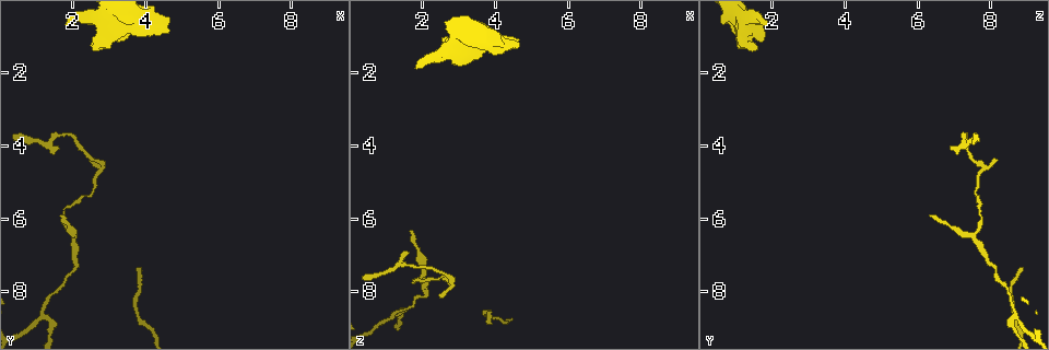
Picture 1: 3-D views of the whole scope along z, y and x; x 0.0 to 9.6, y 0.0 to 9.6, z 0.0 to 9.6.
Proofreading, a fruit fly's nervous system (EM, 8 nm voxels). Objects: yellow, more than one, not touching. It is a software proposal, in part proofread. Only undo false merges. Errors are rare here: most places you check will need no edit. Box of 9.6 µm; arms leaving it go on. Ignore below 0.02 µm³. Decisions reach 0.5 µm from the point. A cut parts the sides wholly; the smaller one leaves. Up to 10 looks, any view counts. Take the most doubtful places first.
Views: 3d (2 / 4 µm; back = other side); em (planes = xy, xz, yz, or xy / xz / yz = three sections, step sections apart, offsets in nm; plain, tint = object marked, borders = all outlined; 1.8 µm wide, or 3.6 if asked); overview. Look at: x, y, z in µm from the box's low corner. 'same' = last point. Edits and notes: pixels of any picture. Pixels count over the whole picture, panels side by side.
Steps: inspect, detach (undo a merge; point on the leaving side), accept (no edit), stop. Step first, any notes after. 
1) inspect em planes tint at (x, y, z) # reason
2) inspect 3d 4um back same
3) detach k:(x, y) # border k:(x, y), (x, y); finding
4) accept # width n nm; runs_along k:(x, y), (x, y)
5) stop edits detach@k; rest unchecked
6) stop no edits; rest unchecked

inspect em xz step 8 tint at (2.85, 4.55, 7.80) # sharp bend

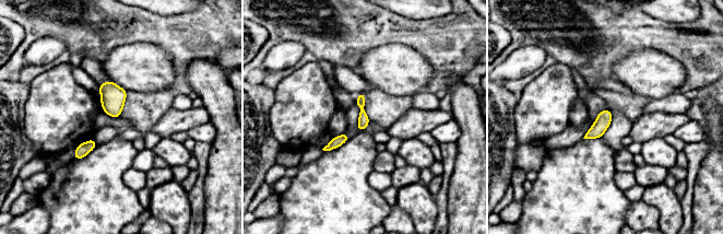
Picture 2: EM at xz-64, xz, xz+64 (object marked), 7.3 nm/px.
inspect em planes tint same # cut it another way

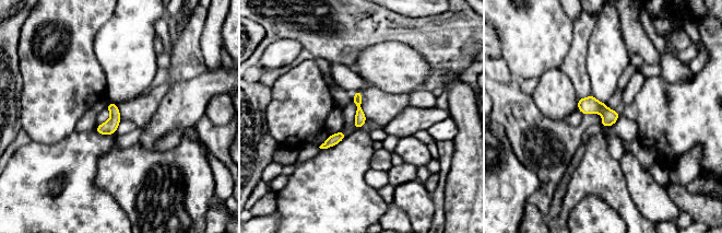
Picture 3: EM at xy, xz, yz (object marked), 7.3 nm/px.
accept # runs_along 3:(358, 92), (357, 126); one neuron here

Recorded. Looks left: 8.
inspect 3d 4um at (4.15, 0.65, 1.15) # thick turns thin

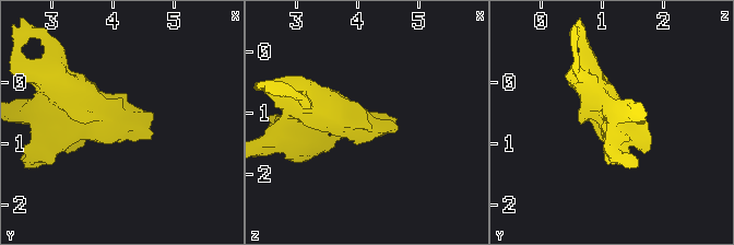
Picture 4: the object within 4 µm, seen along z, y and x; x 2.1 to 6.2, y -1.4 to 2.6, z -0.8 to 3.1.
inspect em 3.6um xz step 16 tint at (4.20, 0.65, 1.15)

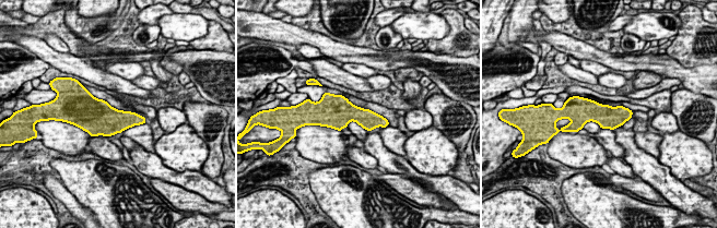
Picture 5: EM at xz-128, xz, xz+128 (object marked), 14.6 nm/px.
inspect em 3.6um planes tint same

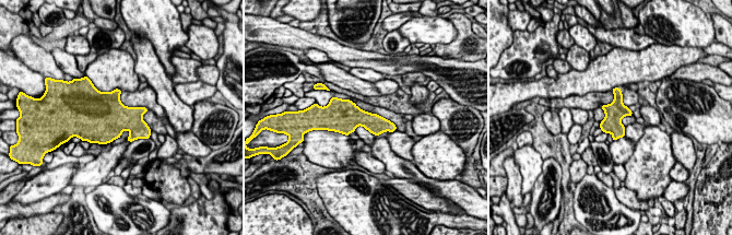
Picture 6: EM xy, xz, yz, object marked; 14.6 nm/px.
accept # one neuron here

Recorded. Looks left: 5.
inspect 3d 2um at (2.10, 6.45, 7.45) # sharp bend

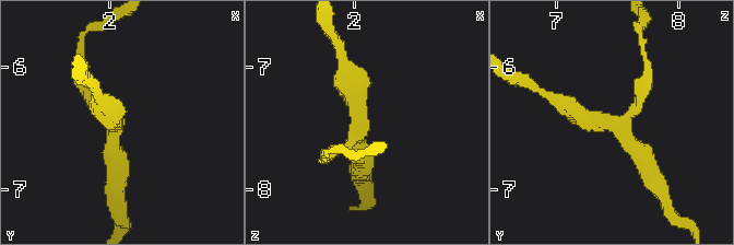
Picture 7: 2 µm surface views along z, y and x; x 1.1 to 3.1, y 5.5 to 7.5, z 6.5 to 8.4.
inspect em 3.6um planes tint at (2.06, 6.44, 7.50)

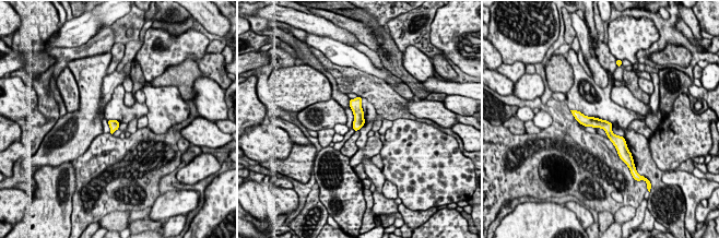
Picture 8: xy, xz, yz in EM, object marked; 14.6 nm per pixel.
accept # runs_along 8:(576, 114), (601, 123), (624, 146); all the same neuron

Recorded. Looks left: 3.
inspect em xy step 16 tint at (1.15, 8.65, 8.70)

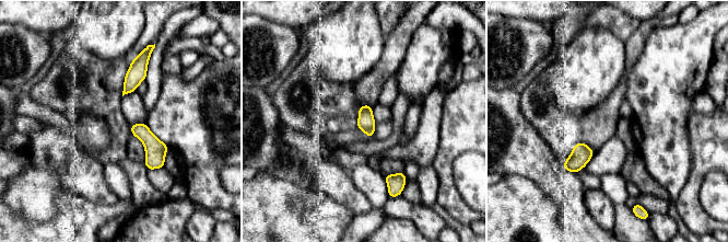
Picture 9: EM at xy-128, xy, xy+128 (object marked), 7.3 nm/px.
inspect em yz step 4 tint same # cut it another way

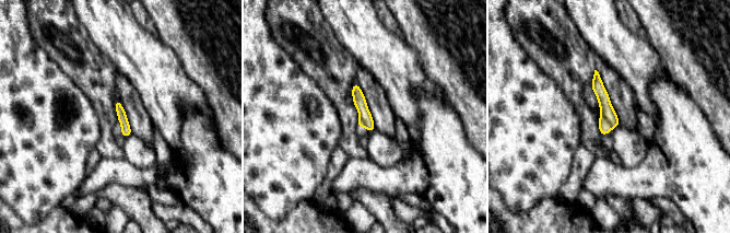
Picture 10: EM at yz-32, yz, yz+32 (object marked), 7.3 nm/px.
detach 10:(604, 127) # border 10:(601, 114), (612, 128); two neurons meet here

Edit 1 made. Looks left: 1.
stop edits detach@10; rest unchecked

